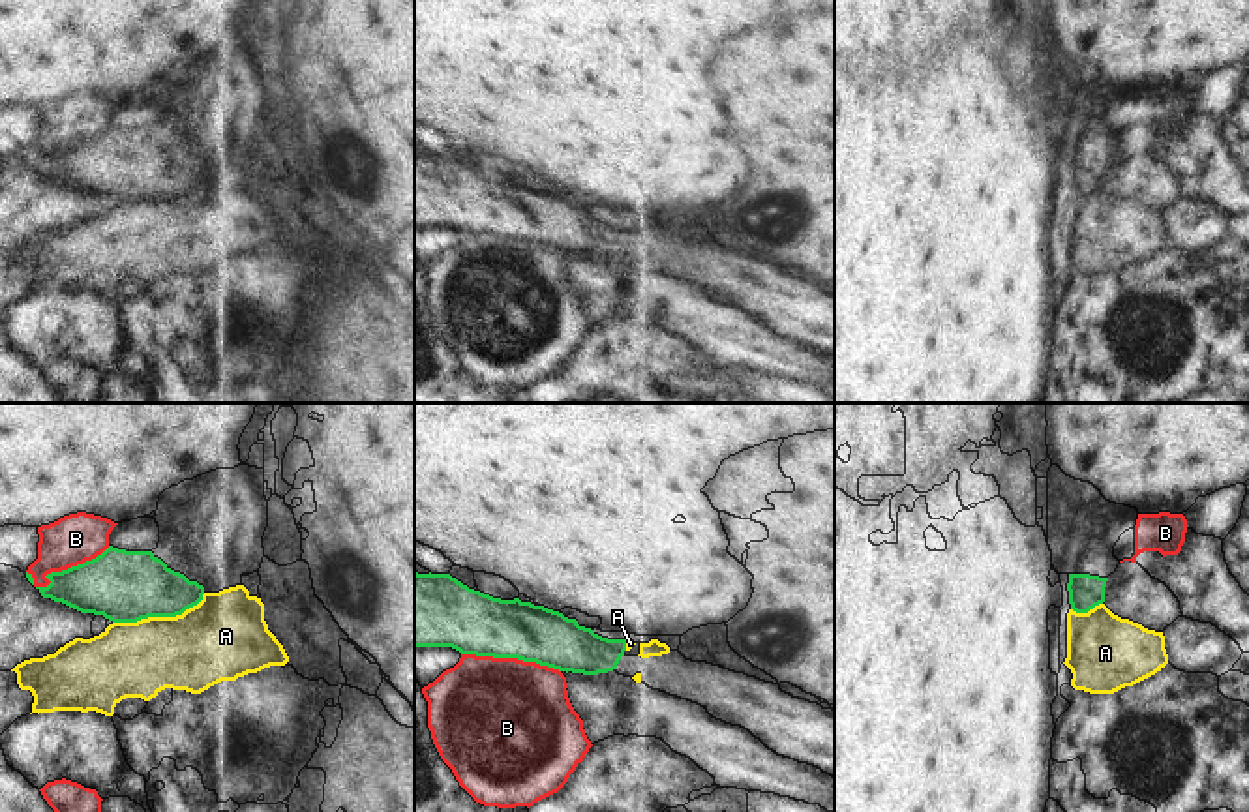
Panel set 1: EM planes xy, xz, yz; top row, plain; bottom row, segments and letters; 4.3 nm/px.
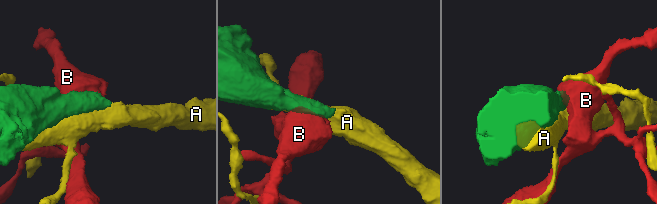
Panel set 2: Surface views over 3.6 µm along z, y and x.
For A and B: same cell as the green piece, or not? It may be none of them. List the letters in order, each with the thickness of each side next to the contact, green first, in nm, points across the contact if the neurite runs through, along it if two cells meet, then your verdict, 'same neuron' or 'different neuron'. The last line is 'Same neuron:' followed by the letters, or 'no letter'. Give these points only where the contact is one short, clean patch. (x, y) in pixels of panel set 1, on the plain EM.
A: calibres 300 and 340 nm; different neuron
B: calibres 300 and 220 nm; different neuron
Same neuron: no letter

